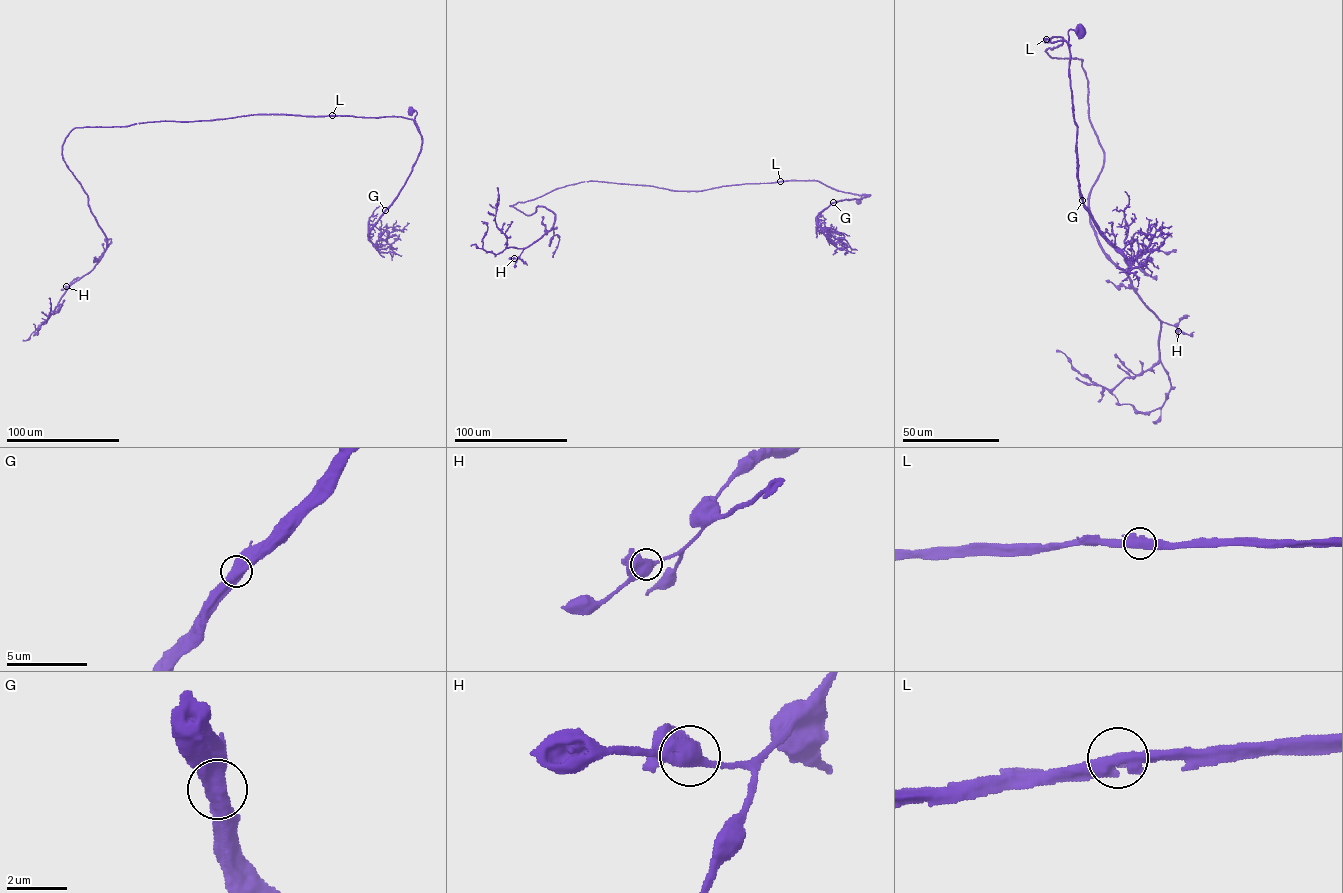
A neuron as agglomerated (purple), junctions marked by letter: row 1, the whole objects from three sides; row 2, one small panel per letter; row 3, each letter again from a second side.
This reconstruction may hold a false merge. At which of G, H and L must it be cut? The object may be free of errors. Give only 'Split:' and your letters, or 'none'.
Split: none

